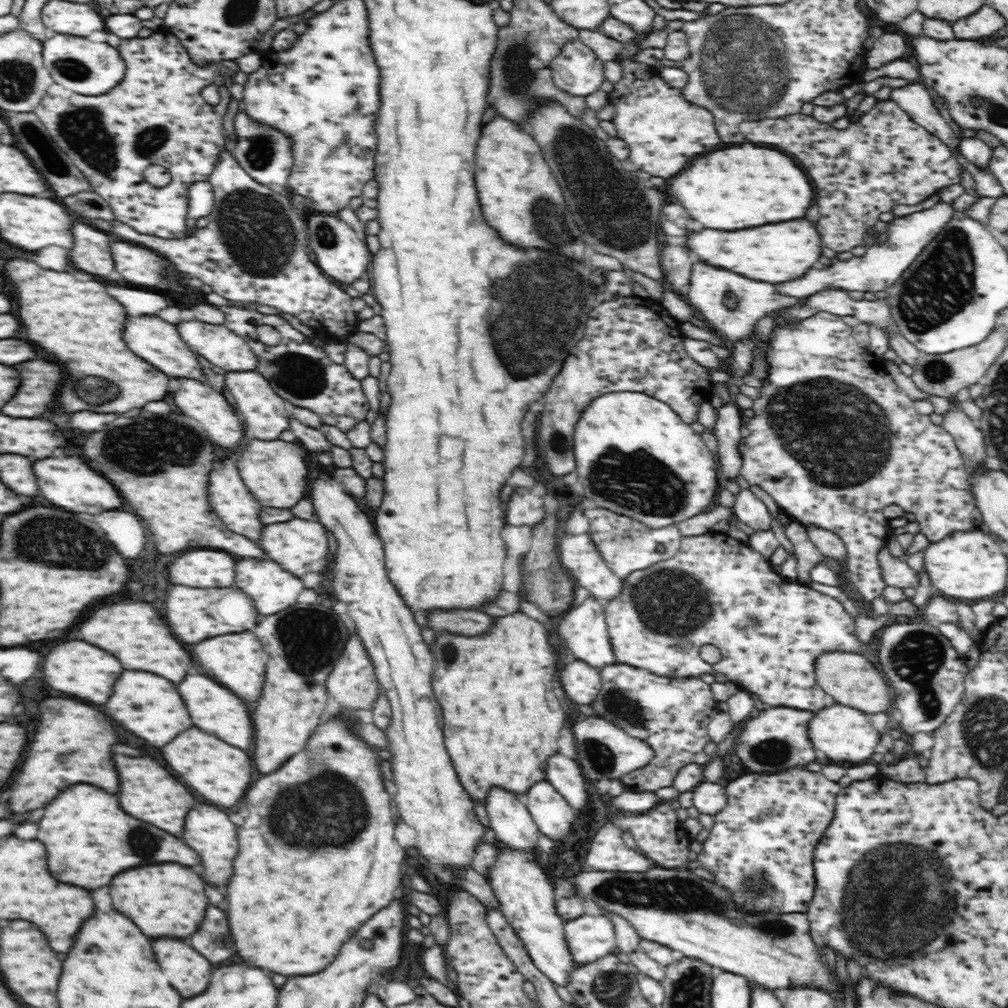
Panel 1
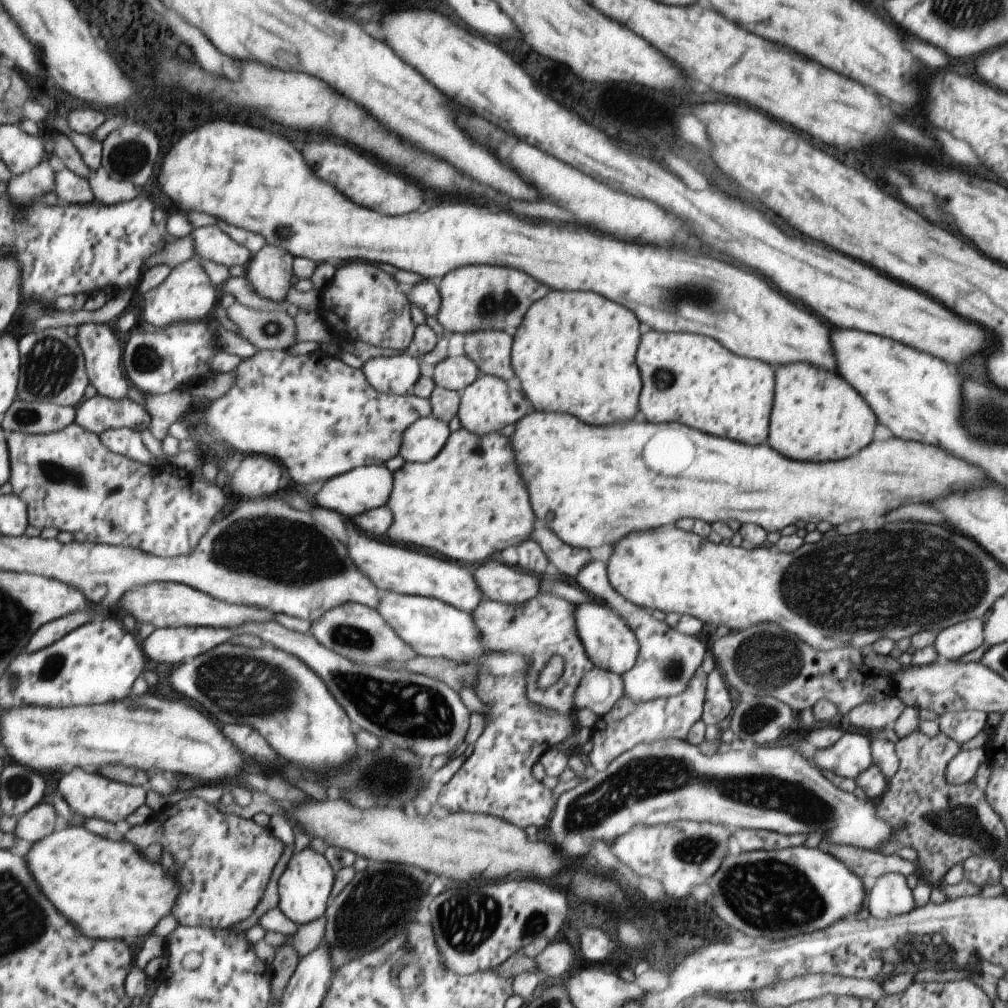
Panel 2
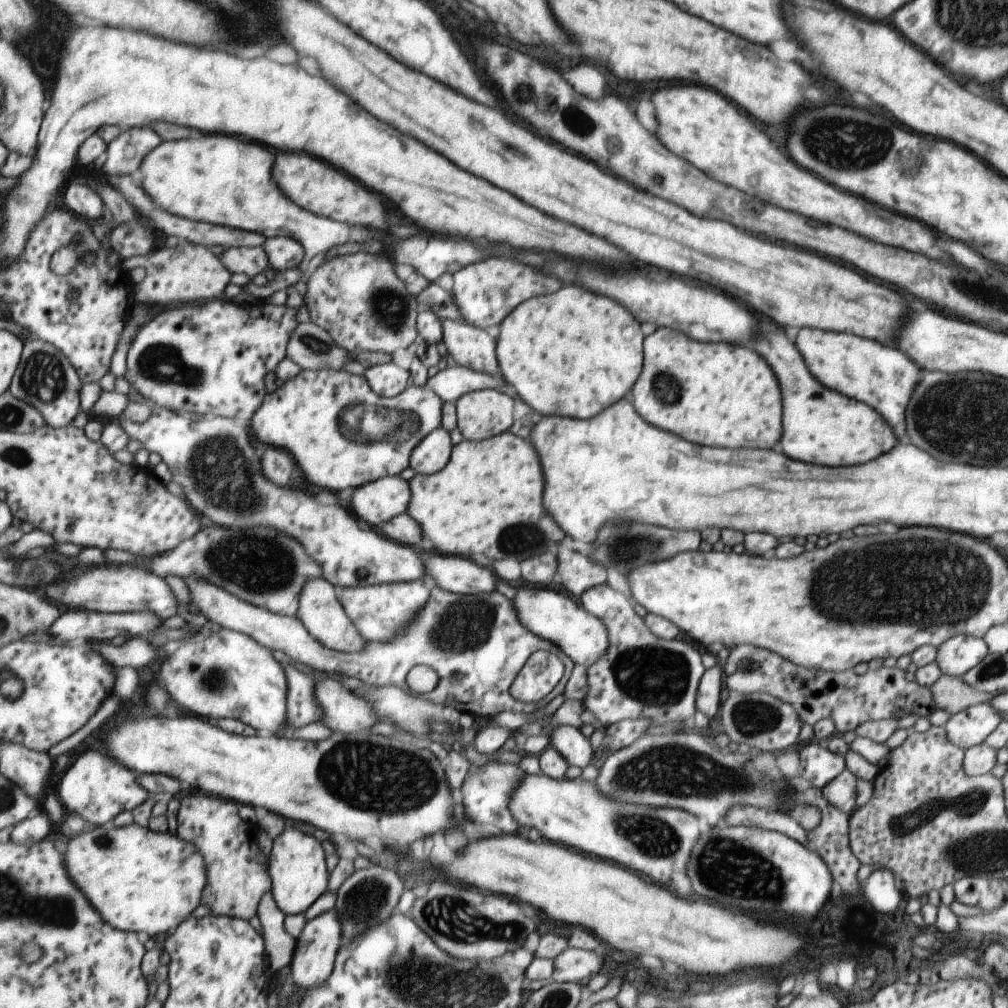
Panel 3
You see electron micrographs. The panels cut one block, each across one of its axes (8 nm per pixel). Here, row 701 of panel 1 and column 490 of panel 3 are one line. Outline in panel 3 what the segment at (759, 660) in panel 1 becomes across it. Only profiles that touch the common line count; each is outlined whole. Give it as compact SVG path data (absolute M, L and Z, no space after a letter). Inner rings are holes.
M486 762L480 768L472 769L464 779L460 792L462 793L462 811L470 824L480 826L484 836L490 834L512 834L518 832L520 824L510 812L513 797L516 796L522 781L524 770L517 764L502 764L502 762Z

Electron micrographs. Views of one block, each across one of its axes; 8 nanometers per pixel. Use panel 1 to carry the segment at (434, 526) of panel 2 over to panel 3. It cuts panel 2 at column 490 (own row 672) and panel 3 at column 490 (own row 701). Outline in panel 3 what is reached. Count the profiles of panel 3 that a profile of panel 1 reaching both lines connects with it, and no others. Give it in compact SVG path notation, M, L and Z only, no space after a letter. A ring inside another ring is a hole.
M510 431L480 442L464 439L454 445L453 457L440 473L416 473L409 480L413 498L406 513L420 524L422 538L434 544L435 552L467 559L468 556L484 554L495 561L512 557L521 563L534 556L550 553L548 548L564 538L565 531L558 528L557 521L554 522L553 516L549 512L546 514L546 510L542 508L544 482L538 456L529 439L523 439Z

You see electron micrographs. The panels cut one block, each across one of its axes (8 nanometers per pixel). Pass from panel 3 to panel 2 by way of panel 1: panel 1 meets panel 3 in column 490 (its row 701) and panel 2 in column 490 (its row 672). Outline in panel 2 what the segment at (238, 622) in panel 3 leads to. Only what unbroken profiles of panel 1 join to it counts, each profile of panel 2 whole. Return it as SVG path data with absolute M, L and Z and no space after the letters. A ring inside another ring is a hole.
M538 593L535 598L521 605L485 599L471 612L474 622L477 623L481 642L488 651L516 653L529 661L526 674L531 678L531 686L528 690L529 700L536 705L556 710L559 715L574 715L578 711L572 704L574 691L582 676L594 667L577 635L574 611L575 604L547 593ZM552 655L560 655L564 659L563 675L554 686L540 689L537 686L539 672Z

